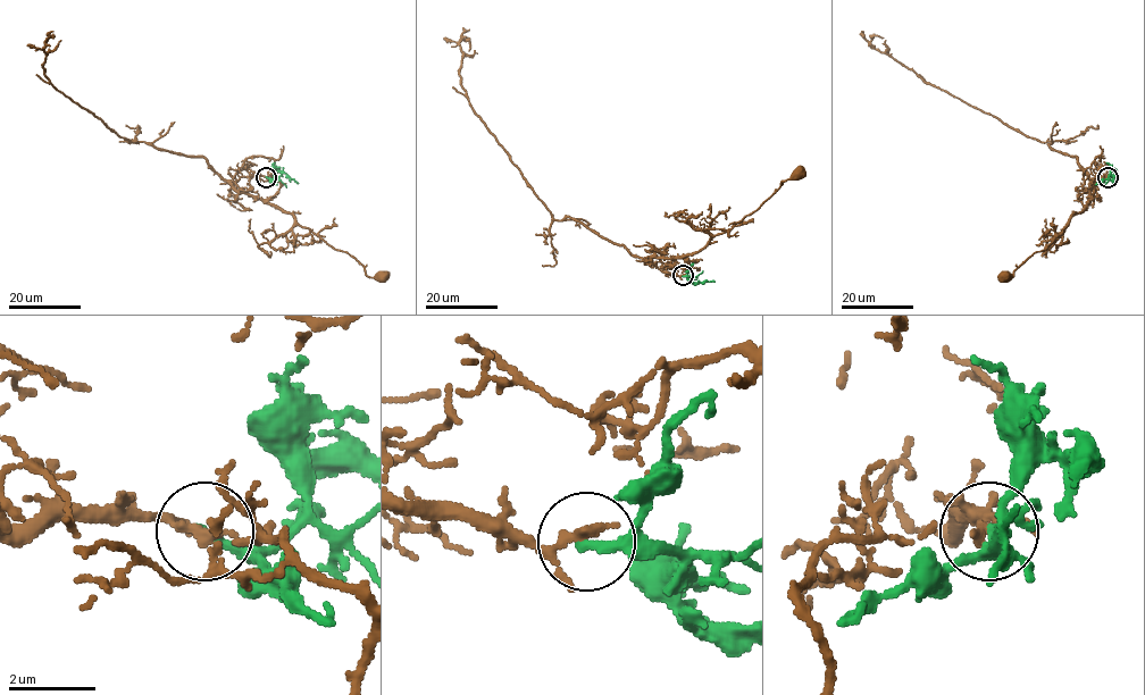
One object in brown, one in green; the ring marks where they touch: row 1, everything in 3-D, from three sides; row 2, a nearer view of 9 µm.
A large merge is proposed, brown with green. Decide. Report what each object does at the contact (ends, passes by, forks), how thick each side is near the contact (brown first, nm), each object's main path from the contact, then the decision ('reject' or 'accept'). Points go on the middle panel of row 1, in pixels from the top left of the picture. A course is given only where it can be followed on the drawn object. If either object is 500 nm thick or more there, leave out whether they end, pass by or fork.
brown passes by | green ends | 220/240 nm | brown via (683, 276), (661, 271), (651, 259), (683, 258), (699, 251), (713, 236), (754, 211), (782, 182), (799, 174) | green via (683, 276), (688, 276), (692, 282), (715, 282) | reject

